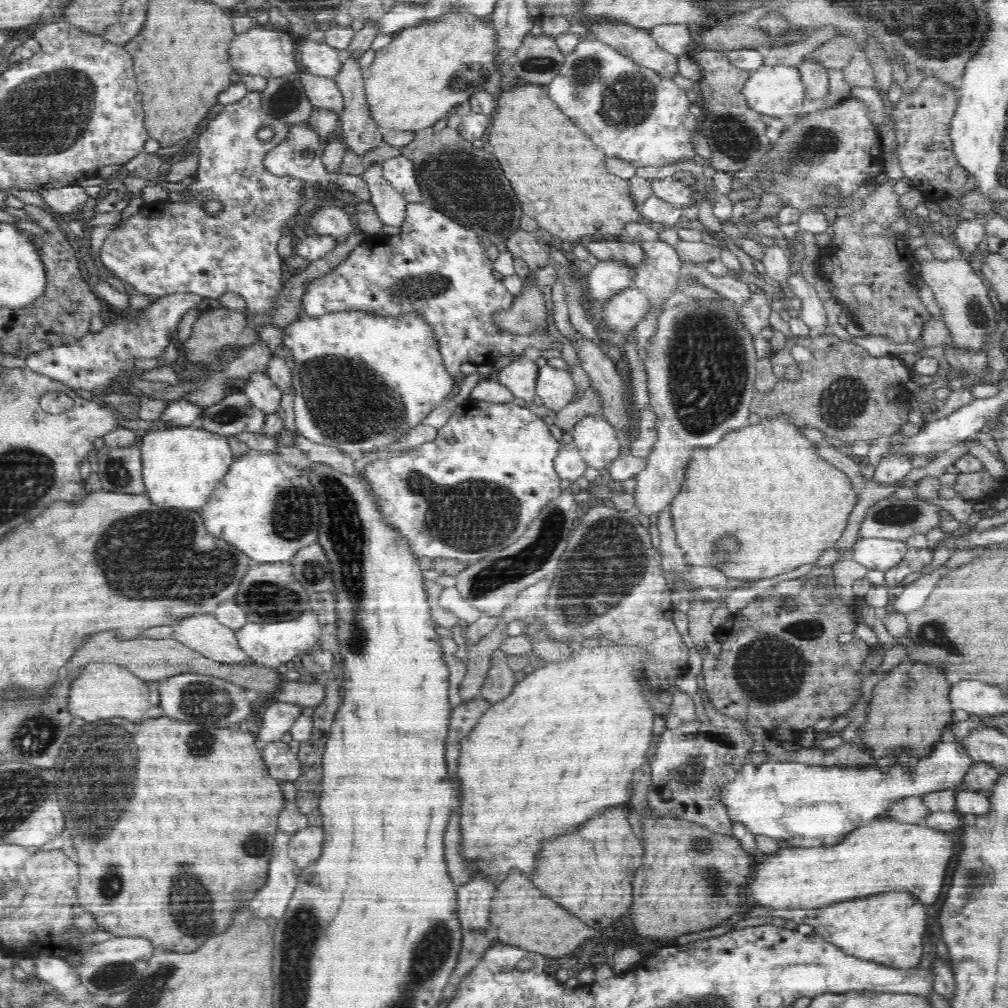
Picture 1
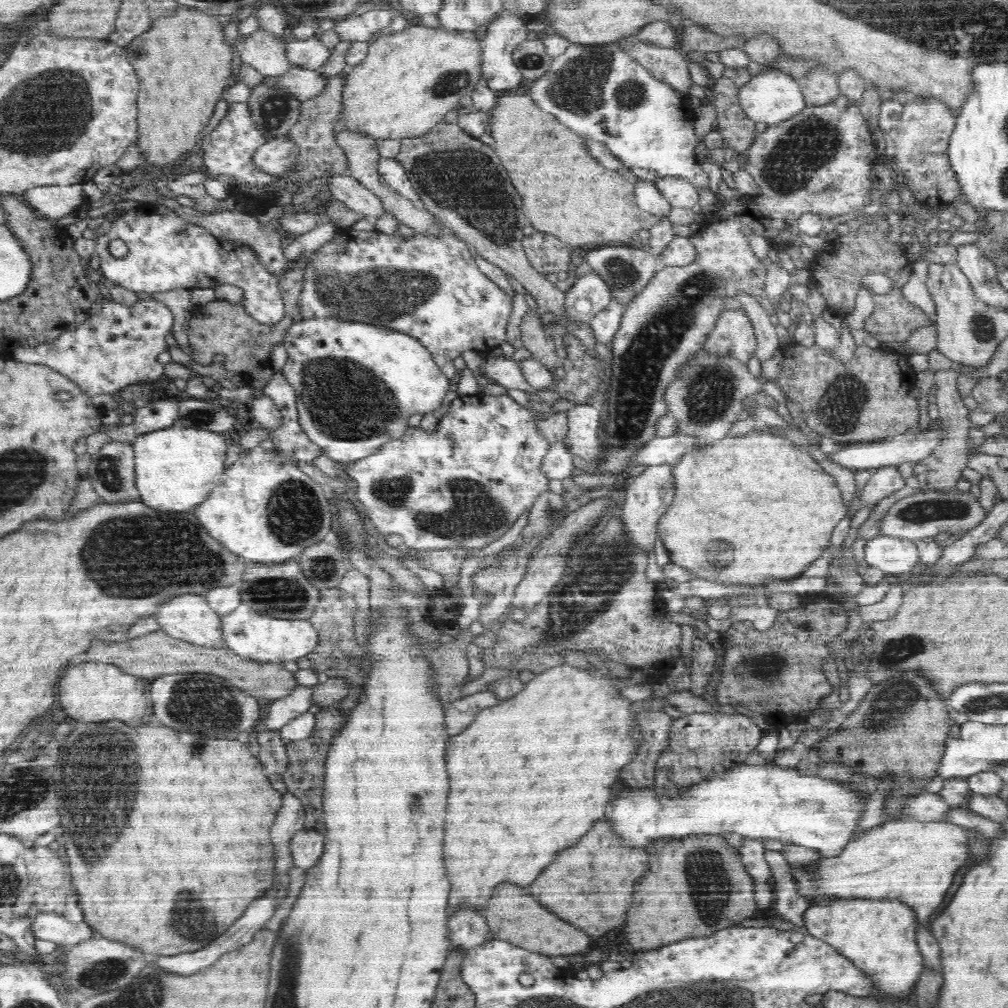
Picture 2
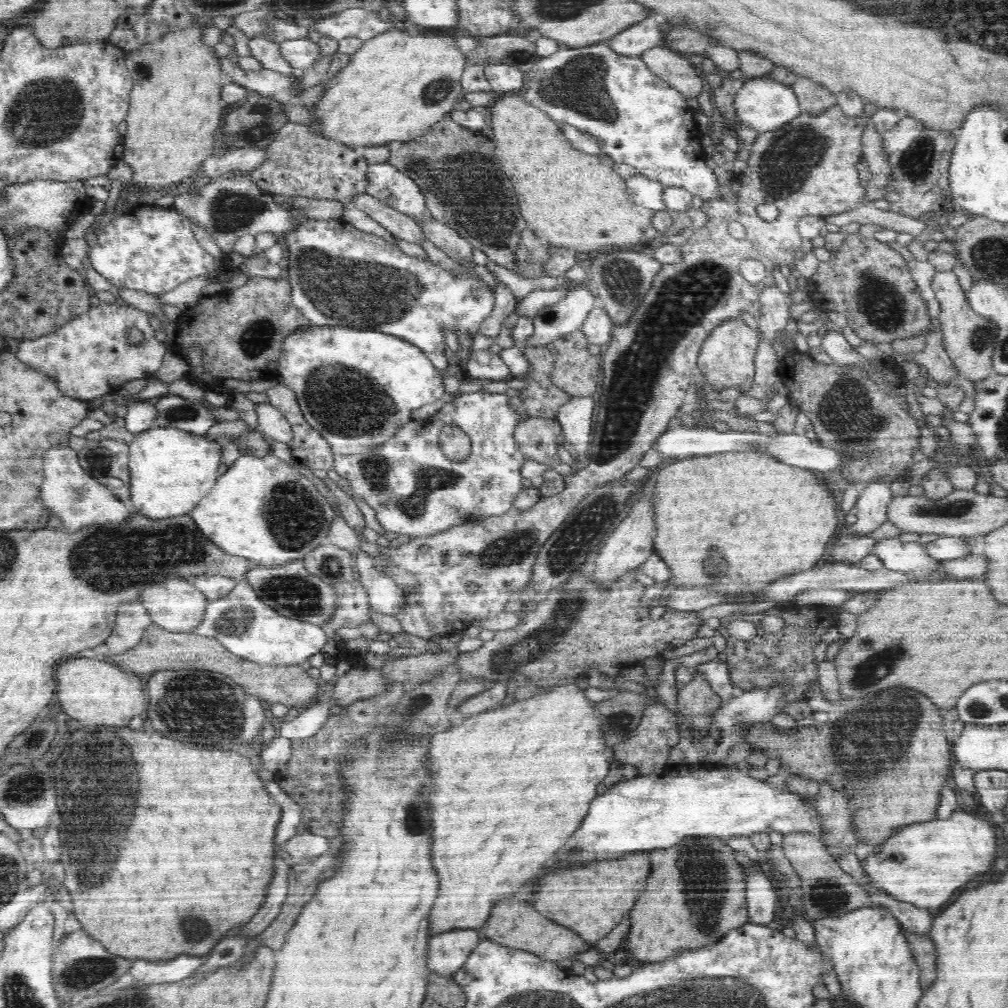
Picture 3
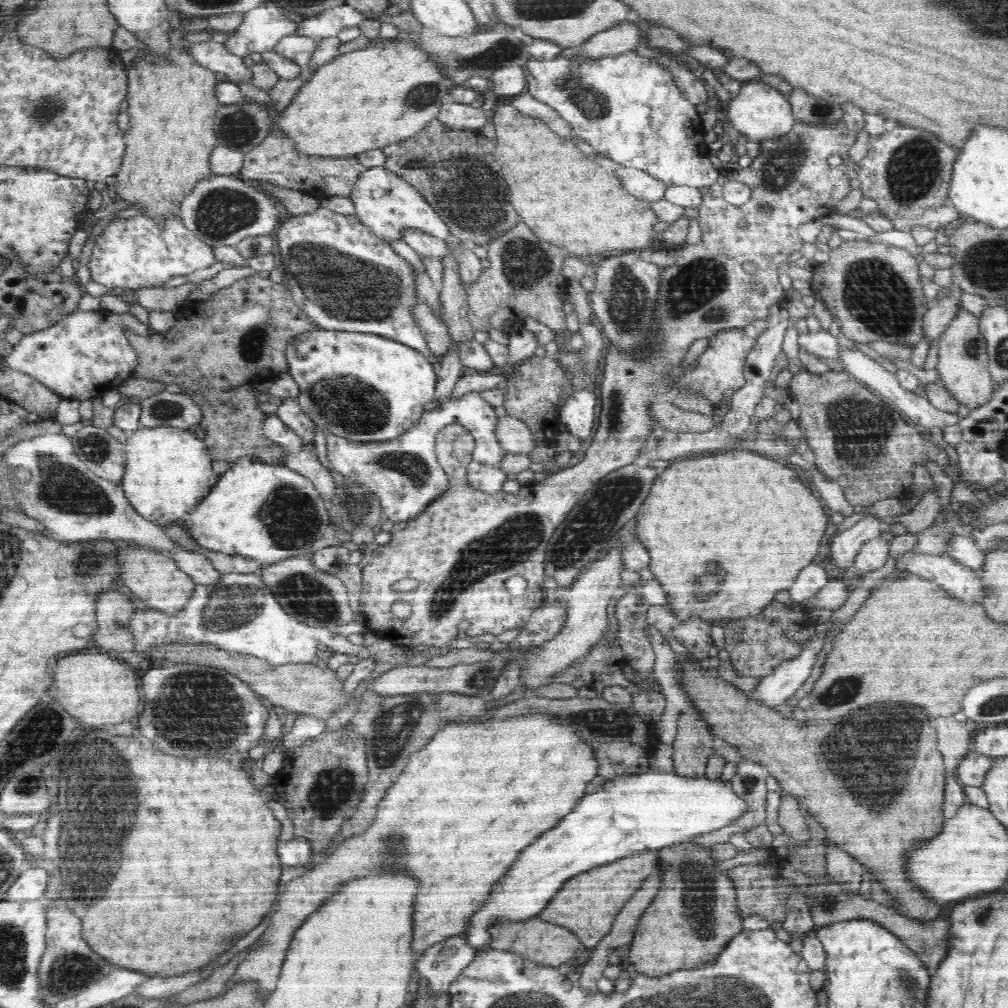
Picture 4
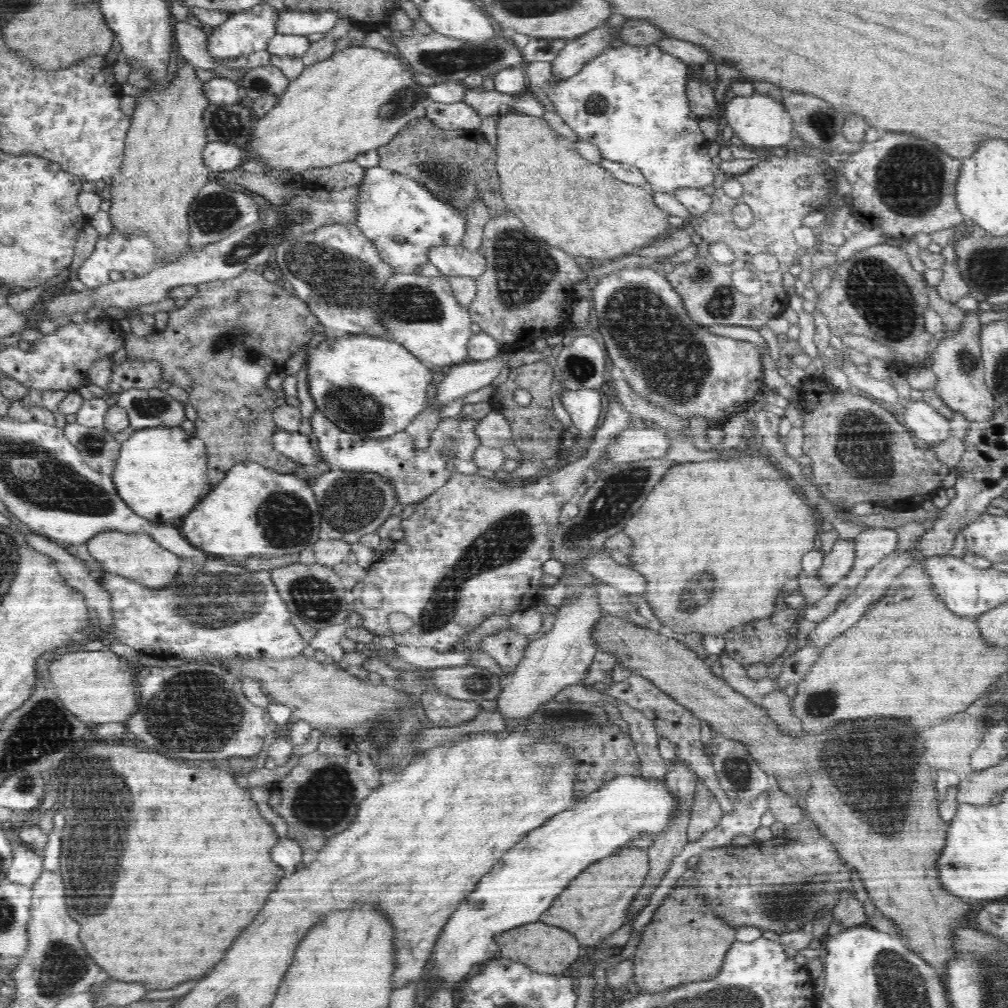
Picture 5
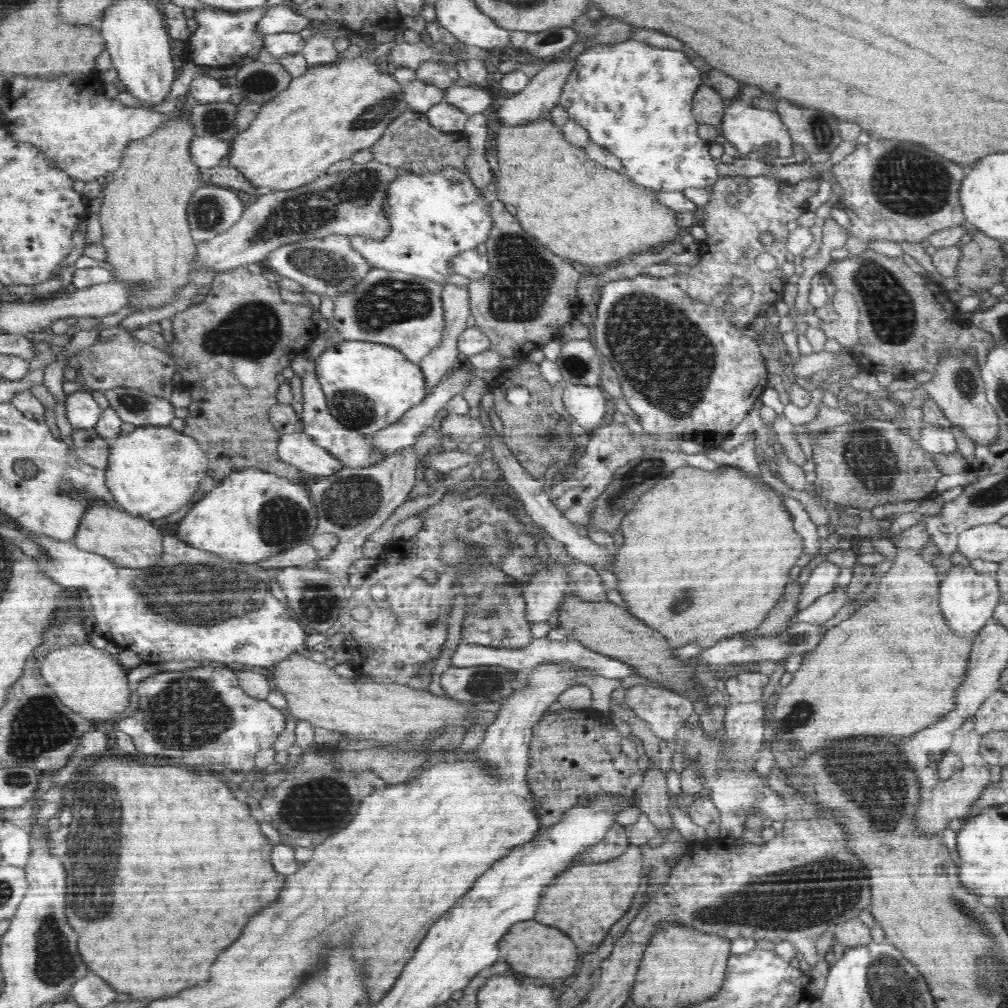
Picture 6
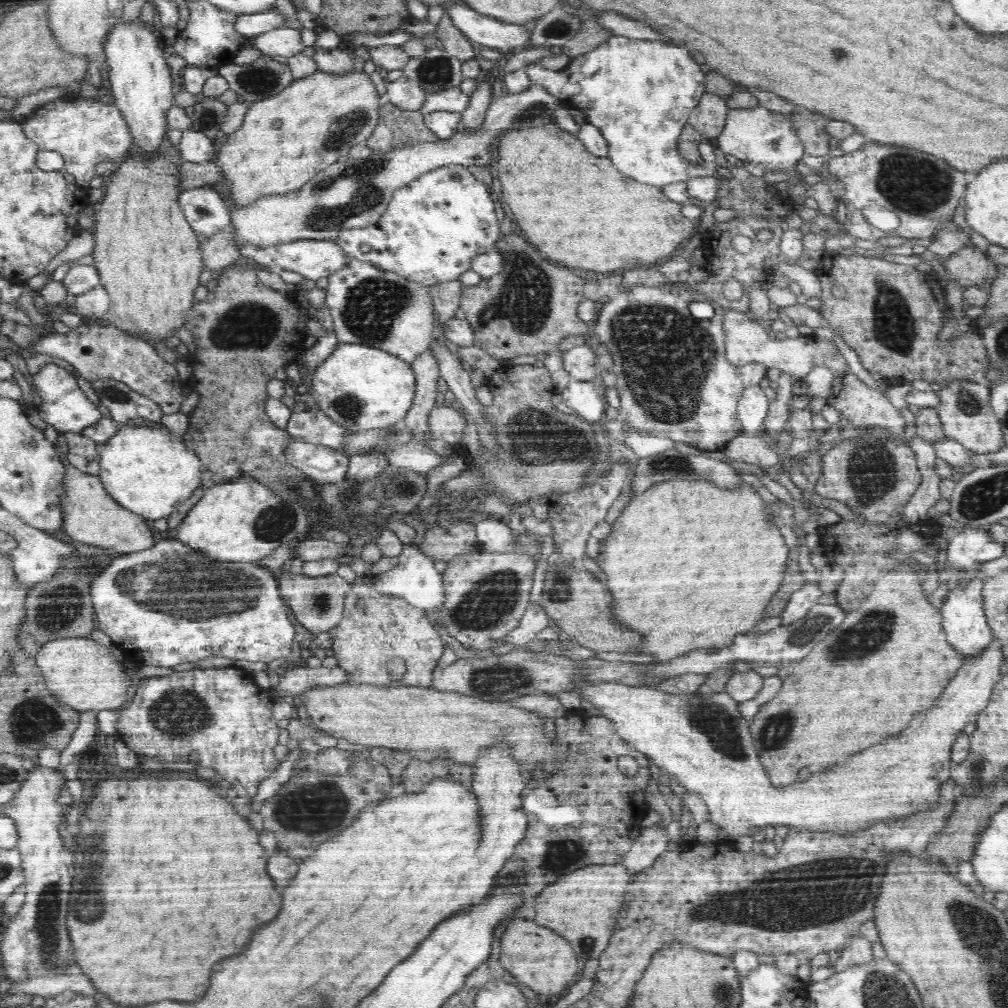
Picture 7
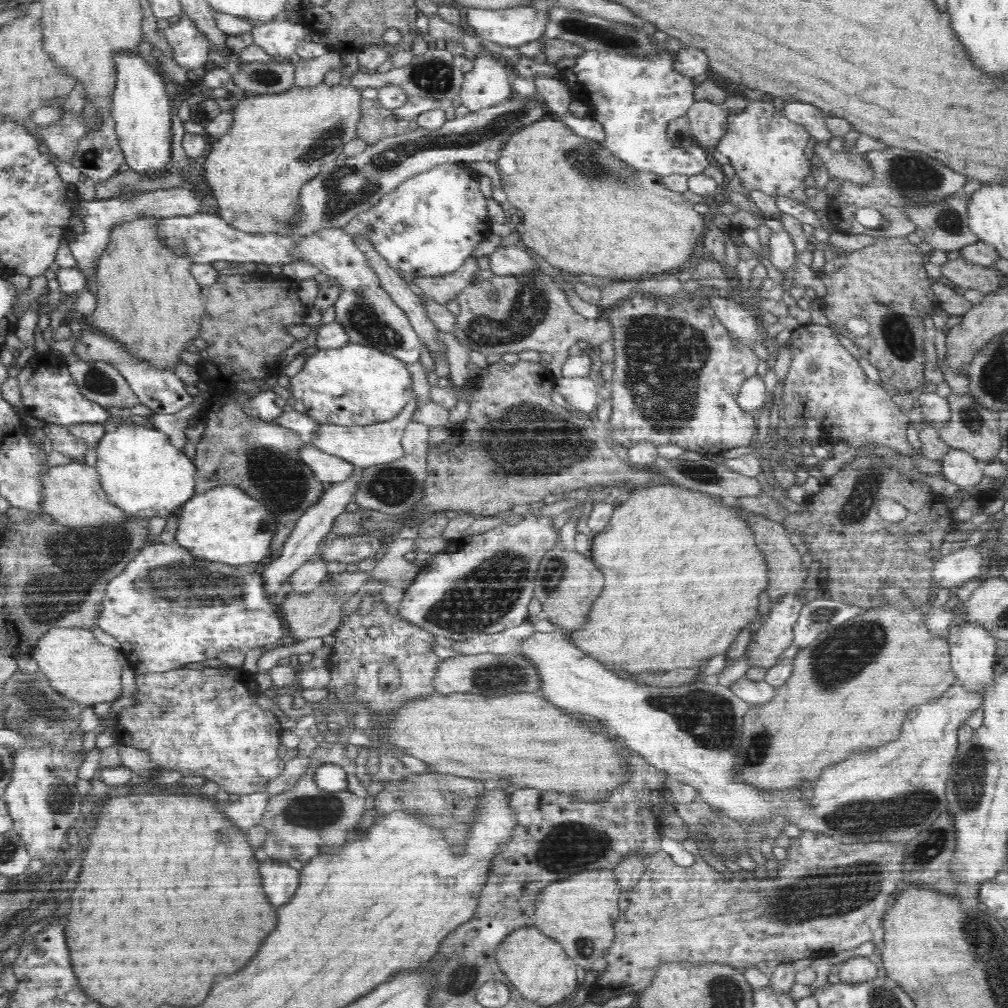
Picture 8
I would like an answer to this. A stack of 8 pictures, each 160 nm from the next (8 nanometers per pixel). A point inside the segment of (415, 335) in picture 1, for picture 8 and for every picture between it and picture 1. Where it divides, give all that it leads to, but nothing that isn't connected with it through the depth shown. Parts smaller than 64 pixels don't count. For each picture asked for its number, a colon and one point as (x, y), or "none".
2: (357, 384)
3: (357, 388)
4: (365, 388)
5: (372, 387)
6: (368, 386)
7: (360, 387)
8: (355, 385)

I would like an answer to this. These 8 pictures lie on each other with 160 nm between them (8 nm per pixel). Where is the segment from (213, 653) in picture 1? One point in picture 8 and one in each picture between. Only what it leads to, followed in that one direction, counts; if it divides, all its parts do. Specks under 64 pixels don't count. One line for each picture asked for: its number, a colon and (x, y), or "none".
2: (191, 619)
3: (178, 607)
4: (156, 578)
5: (138, 557)
6: (127, 540)
7: (91, 516)
8: (73, 496)

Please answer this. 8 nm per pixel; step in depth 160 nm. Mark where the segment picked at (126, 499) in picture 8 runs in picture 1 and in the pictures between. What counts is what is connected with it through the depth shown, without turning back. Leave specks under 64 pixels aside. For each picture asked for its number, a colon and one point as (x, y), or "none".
1: (181, 466)
2: (176, 468)
3: (171, 470)
4: (167, 471)
5: (160, 473)
6: (152, 471)
7: (148, 469)

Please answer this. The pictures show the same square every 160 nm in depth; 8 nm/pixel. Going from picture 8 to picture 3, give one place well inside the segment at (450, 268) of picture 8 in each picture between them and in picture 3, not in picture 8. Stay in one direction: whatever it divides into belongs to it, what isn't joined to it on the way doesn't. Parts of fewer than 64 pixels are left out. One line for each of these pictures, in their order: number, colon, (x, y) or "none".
3: (384, 182)
4: (386, 204)
5: (403, 219)
6: (433, 217)
7: (431, 229)

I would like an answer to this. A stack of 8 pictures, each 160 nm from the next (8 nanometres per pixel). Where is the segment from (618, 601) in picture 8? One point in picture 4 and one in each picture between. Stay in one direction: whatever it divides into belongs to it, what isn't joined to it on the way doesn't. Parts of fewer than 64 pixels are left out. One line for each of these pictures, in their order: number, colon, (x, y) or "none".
4: (756, 520)
5: (741, 523)
6: (700, 562)
7: (683, 546)

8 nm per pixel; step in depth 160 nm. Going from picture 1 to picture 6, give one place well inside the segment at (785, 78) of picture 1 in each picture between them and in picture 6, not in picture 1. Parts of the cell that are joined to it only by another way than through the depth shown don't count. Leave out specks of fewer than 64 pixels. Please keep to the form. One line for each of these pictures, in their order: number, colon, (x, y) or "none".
2: (771, 96)
3: (763, 104)
4: (759, 112)
5: (758, 120)
6: (745, 126)

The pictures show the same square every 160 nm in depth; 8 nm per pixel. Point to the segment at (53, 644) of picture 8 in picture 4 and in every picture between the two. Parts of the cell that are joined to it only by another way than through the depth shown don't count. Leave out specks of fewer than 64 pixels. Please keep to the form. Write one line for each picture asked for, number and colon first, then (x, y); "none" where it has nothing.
4: (99, 689)
5: (98, 687)
6: (90, 681)
7: (85, 676)

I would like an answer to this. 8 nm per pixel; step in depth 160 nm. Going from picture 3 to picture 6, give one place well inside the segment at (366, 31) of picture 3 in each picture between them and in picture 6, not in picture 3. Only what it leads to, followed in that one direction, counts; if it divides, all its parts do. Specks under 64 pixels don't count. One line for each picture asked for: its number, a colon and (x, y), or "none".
4: (331, 22)
5: (290, 22)
6: (279, 18)

